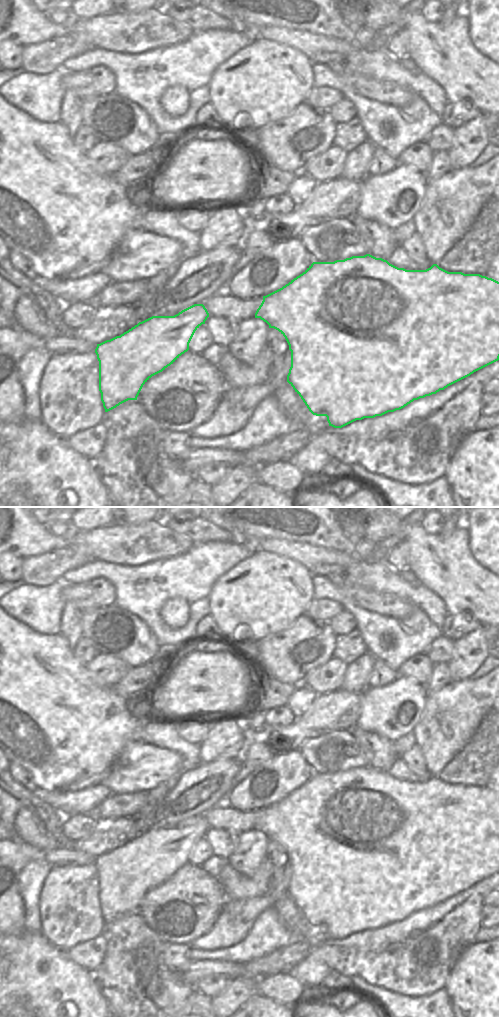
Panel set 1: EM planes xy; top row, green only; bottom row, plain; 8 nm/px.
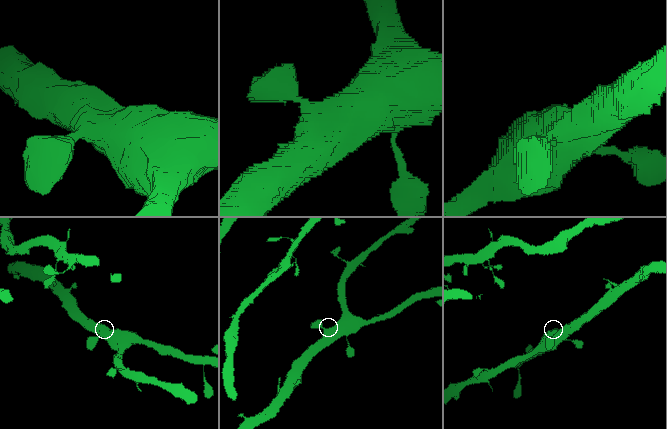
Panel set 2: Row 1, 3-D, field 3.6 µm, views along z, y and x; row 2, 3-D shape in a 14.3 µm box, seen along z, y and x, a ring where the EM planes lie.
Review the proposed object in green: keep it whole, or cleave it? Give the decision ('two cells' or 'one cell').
one cell

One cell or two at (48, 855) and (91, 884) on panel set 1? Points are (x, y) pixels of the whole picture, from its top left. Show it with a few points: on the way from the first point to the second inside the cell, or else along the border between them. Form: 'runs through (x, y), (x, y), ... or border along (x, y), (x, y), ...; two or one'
border along (87, 865), (53, 866); two

